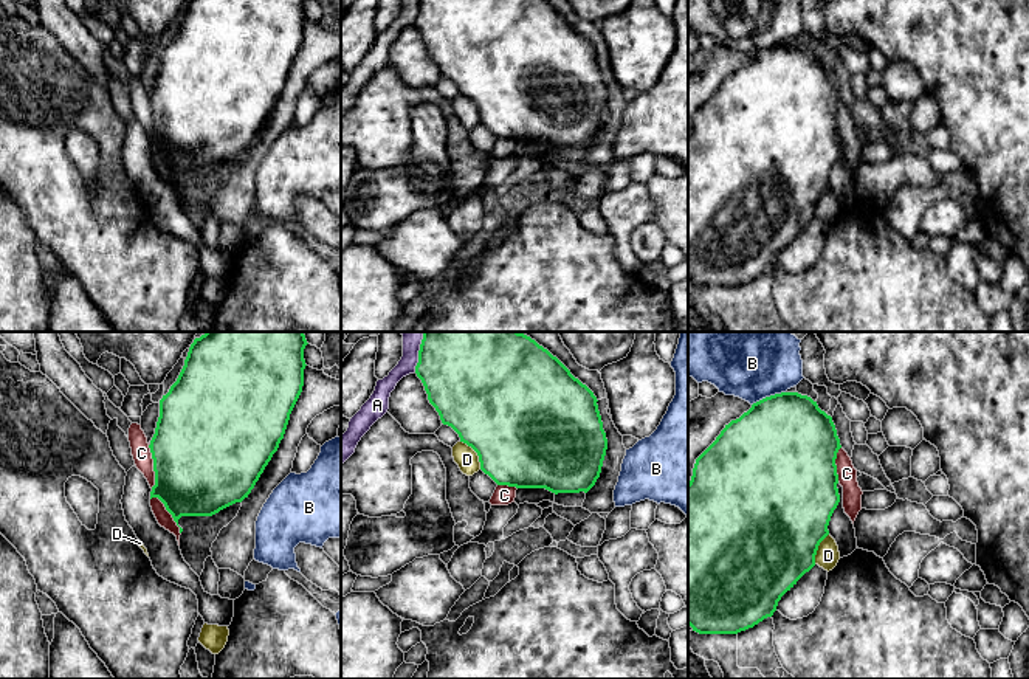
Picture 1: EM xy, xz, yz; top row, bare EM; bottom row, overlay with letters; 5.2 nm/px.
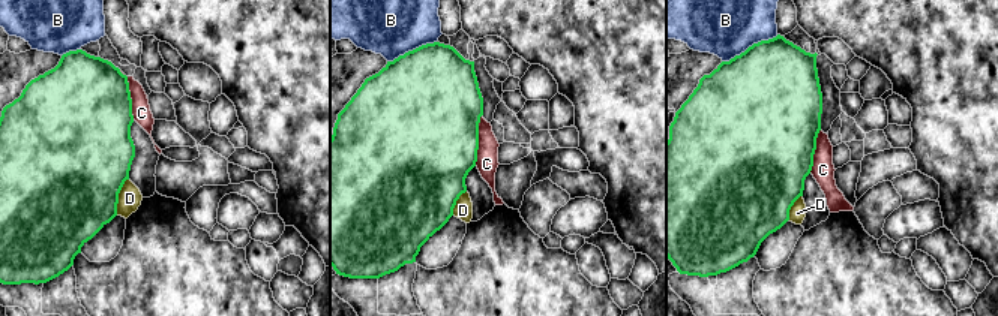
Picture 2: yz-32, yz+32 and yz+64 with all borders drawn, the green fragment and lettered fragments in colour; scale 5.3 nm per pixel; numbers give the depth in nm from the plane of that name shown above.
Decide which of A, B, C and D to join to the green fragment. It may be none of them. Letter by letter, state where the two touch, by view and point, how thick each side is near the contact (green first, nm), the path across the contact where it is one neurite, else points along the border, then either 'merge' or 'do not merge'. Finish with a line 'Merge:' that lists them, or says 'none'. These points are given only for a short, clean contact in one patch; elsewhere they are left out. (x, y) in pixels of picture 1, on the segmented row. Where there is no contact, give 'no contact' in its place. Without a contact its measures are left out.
A: contact xz (419, 352); calibres 500 and 110 nm; do not merge
B: contact yz (767, 397); calibres 500 and 460 nm; do not merge
C: contact xy (154, 467); calibres 500 and 100 nm; merge
D: contact xz (476, 451); calibres 500 and 120 nm; do not merge
Merge: C

